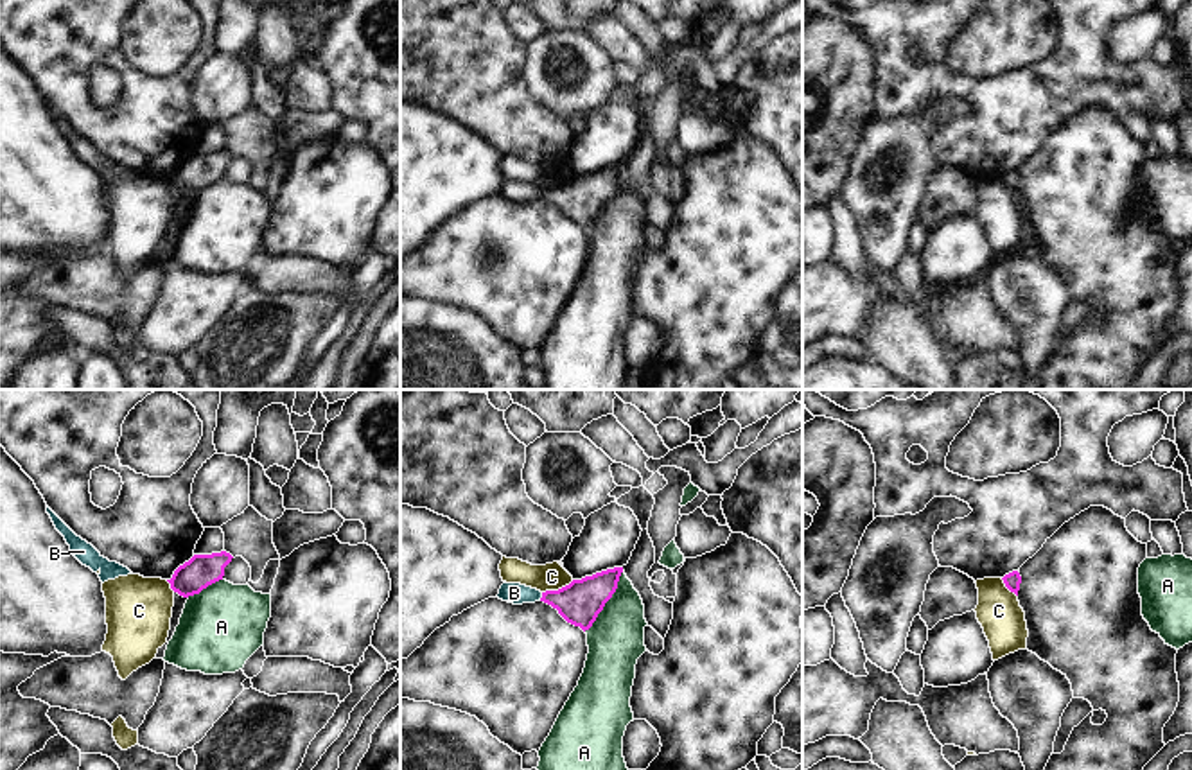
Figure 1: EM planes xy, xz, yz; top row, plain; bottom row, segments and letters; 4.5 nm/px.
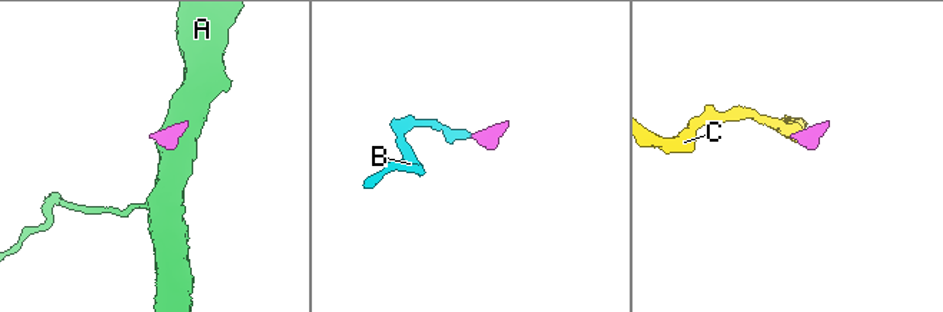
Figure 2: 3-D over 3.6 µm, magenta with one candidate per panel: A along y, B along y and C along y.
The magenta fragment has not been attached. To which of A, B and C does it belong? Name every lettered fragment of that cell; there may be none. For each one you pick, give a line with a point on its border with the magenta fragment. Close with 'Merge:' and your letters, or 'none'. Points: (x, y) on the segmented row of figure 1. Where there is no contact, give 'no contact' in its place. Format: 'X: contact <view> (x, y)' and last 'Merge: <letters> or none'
B: contact xz (543, 596)
Merge: B

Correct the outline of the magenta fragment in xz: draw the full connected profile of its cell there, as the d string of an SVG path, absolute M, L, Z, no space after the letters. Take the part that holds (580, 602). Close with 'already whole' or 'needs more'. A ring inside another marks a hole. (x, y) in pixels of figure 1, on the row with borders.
M623 567L607 569L582 580L573 580L558 591L540 592L521 583L503 583L497 598L513 605L544 601L583 632L592 626L605 603L618 589Z; needs more

